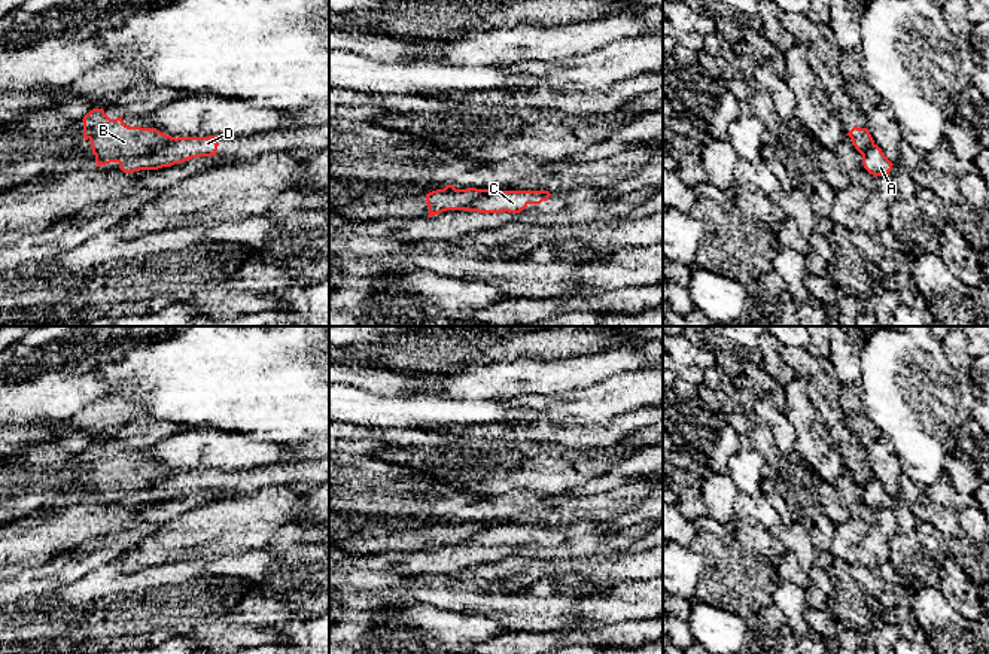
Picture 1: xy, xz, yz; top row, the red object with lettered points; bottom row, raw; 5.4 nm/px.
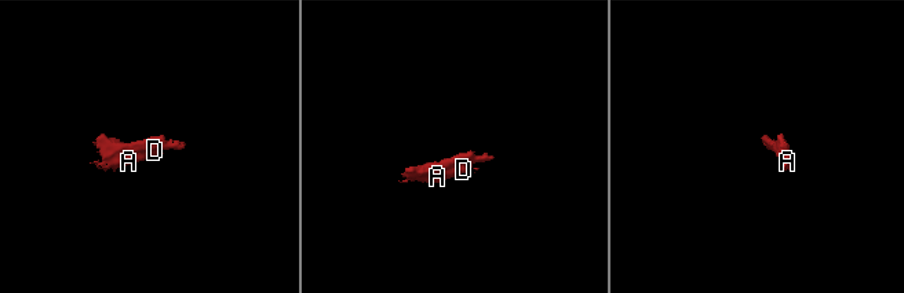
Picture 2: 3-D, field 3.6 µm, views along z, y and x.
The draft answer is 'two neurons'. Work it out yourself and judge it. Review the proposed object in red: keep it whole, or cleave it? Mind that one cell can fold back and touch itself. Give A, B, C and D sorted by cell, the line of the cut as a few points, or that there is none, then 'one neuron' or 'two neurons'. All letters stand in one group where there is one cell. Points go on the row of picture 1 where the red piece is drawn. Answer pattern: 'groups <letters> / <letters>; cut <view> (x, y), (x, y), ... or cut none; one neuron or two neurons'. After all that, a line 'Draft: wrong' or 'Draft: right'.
groups A C D / B; cut xy (175, 137), (148, 152), (118, 161); two neurons
Draft: right

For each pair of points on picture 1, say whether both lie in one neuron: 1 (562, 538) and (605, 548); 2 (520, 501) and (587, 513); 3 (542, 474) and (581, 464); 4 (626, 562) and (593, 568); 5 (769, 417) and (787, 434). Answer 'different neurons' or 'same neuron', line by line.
1: same neuron
2: same neuron
3: same neuron
4: same neuron
5: same neuron

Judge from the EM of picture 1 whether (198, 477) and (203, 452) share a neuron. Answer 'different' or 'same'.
different

